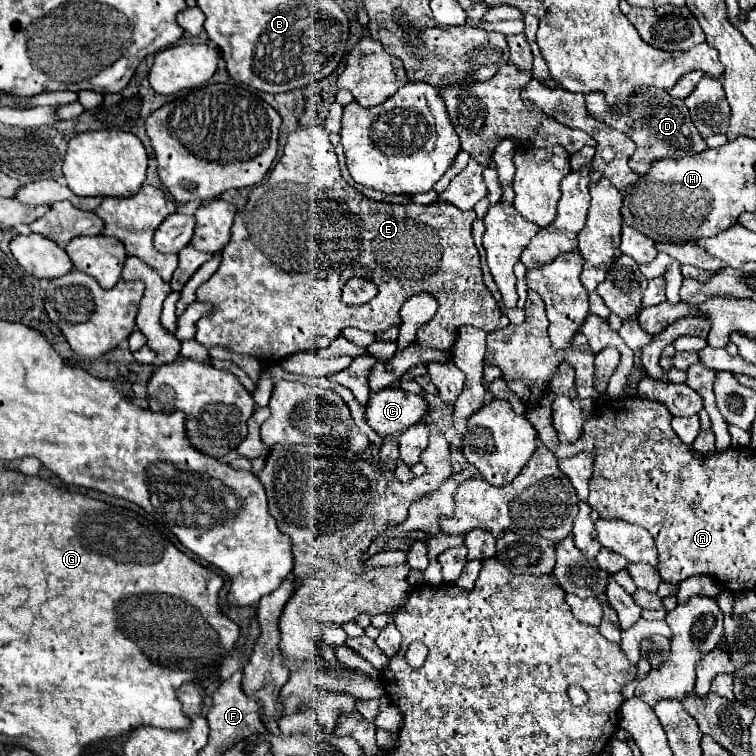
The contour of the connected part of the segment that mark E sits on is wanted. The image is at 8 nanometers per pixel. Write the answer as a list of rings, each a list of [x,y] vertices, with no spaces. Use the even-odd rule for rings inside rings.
[[[319,125],[301,127],[287,137],[283,155],[271,169],[269,177],[253,187],[247,205],[237,211],[231,227],[231,241],[221,253],[223,259],[219,271],[199,287],[197,299],[209,301],[215,311],[197,323],[195,339],[207,349],[219,345],[233,353],[257,357],[259,361],[263,355],[279,355],[279,351],[283,351],[283,339],[279,339],[279,347],[275,347],[275,351],[263,351],[263,347],[259,347],[259,339],[271,339],[271,335],[263,335],[263,311],[267,311],[267,307],[263,307],[263,295],[271,295],[267,287],[271,287],[279,275],[287,275],[287,357],[299,351],[327,347],[327,343],[339,337],[345,327],[379,333],[401,325],[399,309],[417,293],[429,293],[438,303],[433,319],[416,334],[413,343],[417,347],[449,351],[455,345],[457,329],[461,325],[473,325],[487,333],[503,329],[509,325],[509,319],[483,285],[479,253],[471,237],[473,221],[475,211],[461,211],[451,203],[435,201],[431,205],[397,205],[365,197],[343,181],[337,155],[329,141],[329,131]],[[355,275],[369,277],[377,285],[379,293],[369,303],[349,307],[341,301],[341,289],[343,283]],[[255,307],[259,307],[259,327],[255,327]]]

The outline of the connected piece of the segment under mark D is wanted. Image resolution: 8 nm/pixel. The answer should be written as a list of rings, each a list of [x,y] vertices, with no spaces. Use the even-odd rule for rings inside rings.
[[[655,89],[641,91],[639,95],[635,95],[635,99],[631,99],[631,107],[625,107],[625,111],[621,111],[621,109],[615,111],[611,105],[607,105],[605,95],[589,93],[587,95],[587,111],[595,119],[617,127],[619,131],[623,131],[625,135],[629,135],[635,141],[637,151],[629,159],[629,167],[637,175],[647,175],[653,161],[697,155],[707,149],[707,143],[695,129],[685,103],[679,99],[673,99],[667,91],[655,91]],[[643,129],[647,129],[647,131],[643,131]]]

